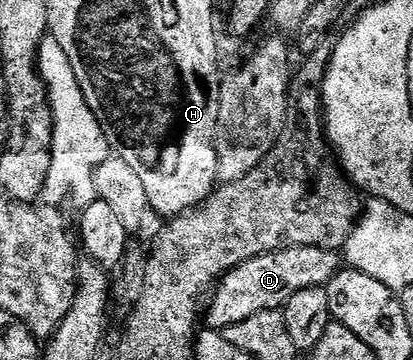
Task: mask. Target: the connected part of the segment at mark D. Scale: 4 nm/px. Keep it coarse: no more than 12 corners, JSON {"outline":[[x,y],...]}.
{"outline":[[290,247],[216,284],[208,326],[223,330],[326,288],[336,252]]}

